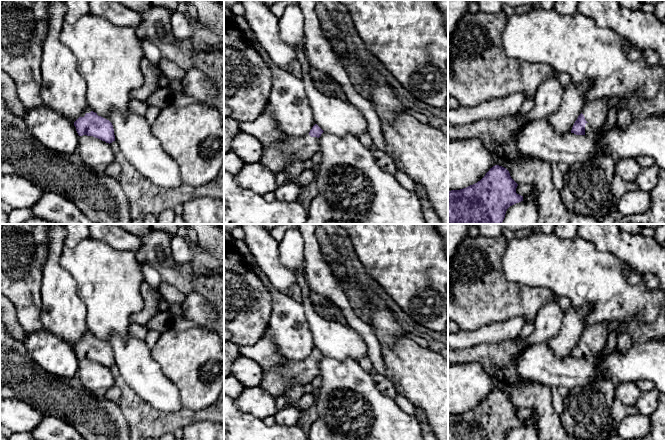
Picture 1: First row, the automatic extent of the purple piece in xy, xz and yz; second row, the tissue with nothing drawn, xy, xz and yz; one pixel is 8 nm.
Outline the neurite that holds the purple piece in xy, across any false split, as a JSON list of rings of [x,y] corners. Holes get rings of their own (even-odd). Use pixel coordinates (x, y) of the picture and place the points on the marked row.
[[[89,107],[86,108],[74,122],[74,126],[79,136],[93,136],[109,144],[115,141],[112,123],[98,116],[97,113],[93,112]]]

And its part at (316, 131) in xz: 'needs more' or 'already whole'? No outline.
needs more

